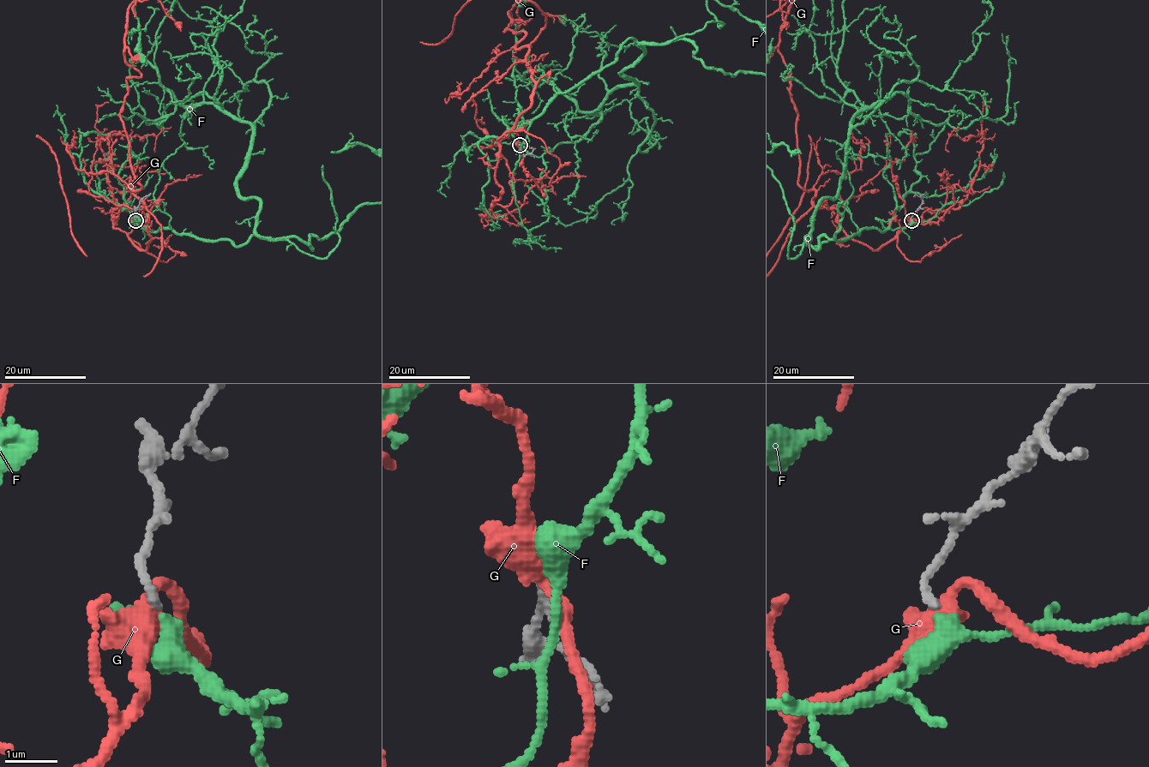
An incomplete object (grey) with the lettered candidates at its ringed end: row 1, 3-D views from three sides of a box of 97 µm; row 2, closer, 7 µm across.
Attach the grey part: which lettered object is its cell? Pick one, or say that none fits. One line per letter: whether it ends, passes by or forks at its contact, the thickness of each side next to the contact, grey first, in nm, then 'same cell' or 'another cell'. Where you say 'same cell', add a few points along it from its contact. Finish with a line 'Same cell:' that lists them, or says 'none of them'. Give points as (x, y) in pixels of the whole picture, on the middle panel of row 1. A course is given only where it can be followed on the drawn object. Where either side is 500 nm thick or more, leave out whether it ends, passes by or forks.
F: it passes by | 140/360 nm | same cell
G: it passes by | 150/480 nm | another cell
Same cell: F

